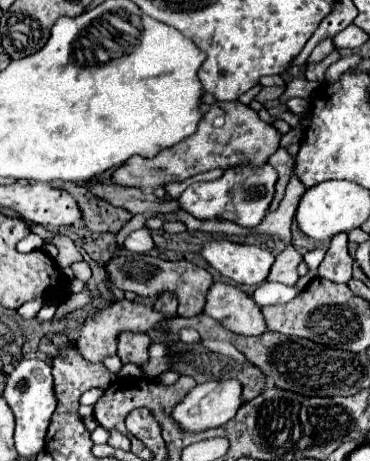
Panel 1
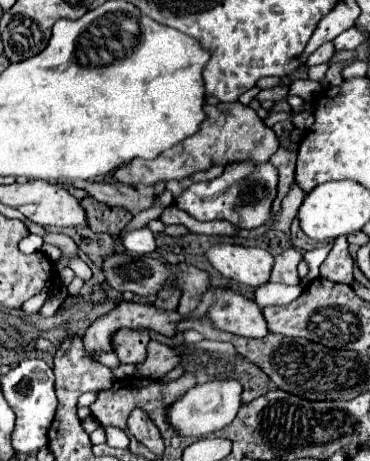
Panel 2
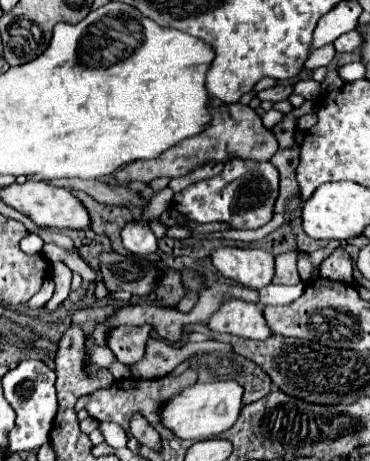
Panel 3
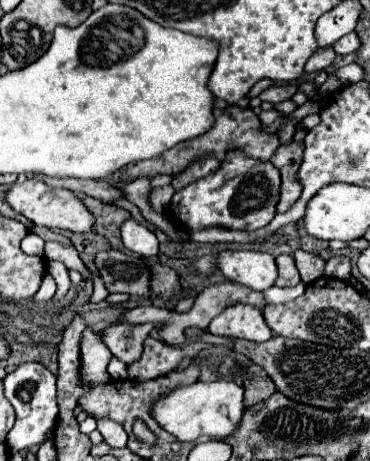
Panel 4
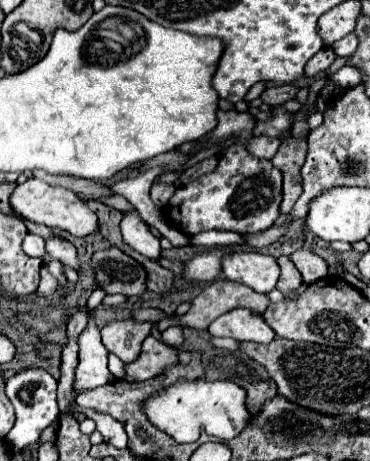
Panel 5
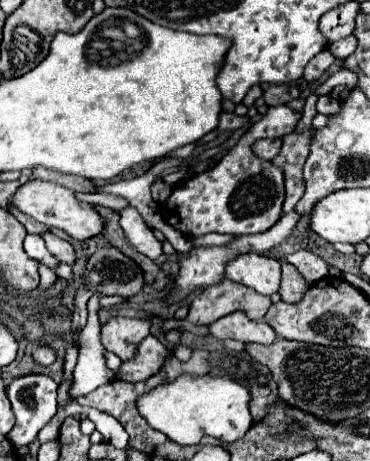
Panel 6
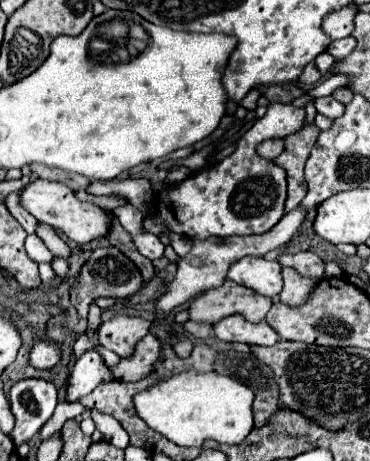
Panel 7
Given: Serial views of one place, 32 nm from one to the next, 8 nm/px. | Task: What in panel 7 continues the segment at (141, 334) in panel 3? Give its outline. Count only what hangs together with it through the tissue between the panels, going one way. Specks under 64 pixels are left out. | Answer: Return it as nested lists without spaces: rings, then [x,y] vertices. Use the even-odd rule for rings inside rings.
[[[114,316],[102,322],[96,330],[98,342],[108,350],[116,352],[120,358],[130,356],[136,340],[144,338],[150,330],[150,322],[134,316]]]

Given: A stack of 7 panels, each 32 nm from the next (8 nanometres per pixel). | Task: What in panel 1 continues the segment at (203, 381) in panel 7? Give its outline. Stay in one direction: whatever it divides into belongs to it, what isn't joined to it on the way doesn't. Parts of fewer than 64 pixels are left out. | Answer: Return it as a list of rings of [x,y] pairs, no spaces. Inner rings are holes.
[[[212,380],[194,386],[184,400],[180,400],[172,410],[172,420],[184,432],[204,432],[210,428],[218,428],[232,420],[242,406],[242,386],[238,380]]]

